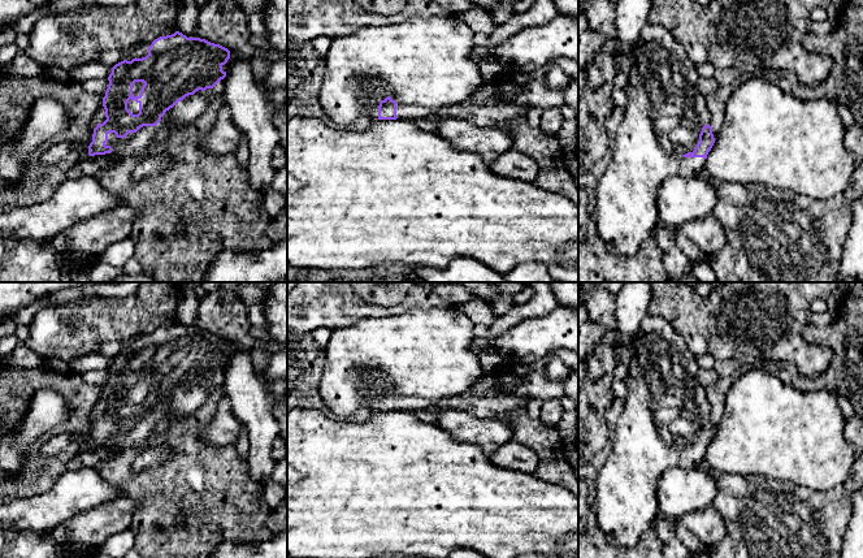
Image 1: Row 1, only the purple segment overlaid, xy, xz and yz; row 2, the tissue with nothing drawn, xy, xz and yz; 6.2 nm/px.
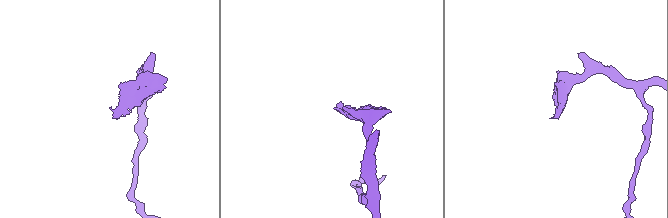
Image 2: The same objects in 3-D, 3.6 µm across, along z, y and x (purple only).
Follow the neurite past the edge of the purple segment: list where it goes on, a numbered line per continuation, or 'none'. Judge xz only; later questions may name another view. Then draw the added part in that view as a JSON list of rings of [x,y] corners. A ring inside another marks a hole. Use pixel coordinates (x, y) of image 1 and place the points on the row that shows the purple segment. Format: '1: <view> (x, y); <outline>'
1: xz (426, 64); [[[413,17],[400,23],[364,26],[348,35],[337,36],[331,39],[325,56],[326,70],[320,90],[320,104],[330,120],[341,127],[347,127],[359,117],[378,120],[380,101],[387,96],[396,101],[398,120],[416,122],[422,118],[437,118],[438,108],[464,103],[487,83],[480,73],[480,65],[473,59],[478,39],[467,23],[447,17]],[[357,77],[361,78],[361,87],[364,79],[380,78],[386,85],[386,95],[376,98],[374,103],[372,99],[365,99],[363,94],[350,96],[348,91]]]

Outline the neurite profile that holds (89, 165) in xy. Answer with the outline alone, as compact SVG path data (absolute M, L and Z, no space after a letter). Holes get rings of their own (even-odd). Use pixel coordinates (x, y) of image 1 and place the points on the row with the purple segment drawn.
M110 153L105 155L84 155L78 164L69 170L70 176L91 176L97 177L101 172L105 169L112 168L114 164L117 164L120 160Z

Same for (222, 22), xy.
M208 0L199 9L195 38L220 44L250 60L256 56L247 14L231 0Z

